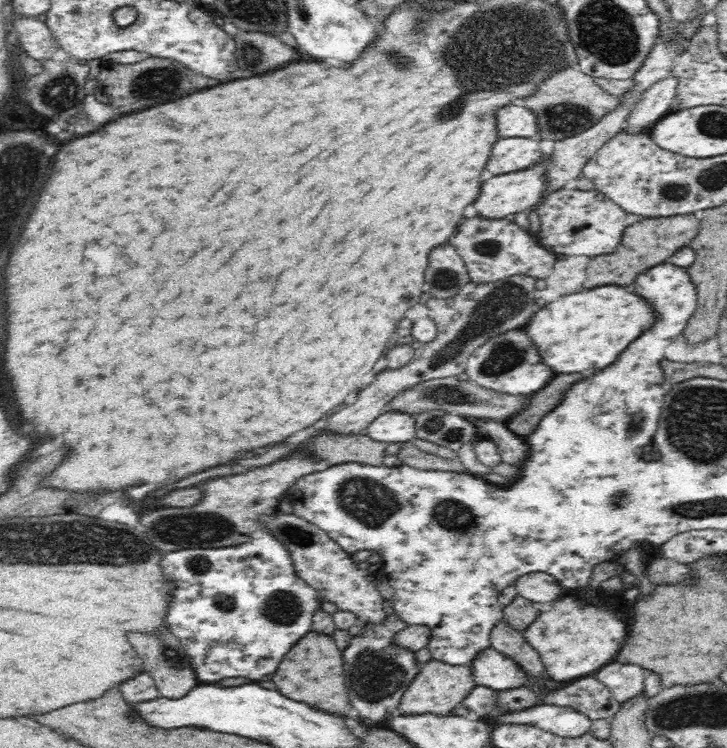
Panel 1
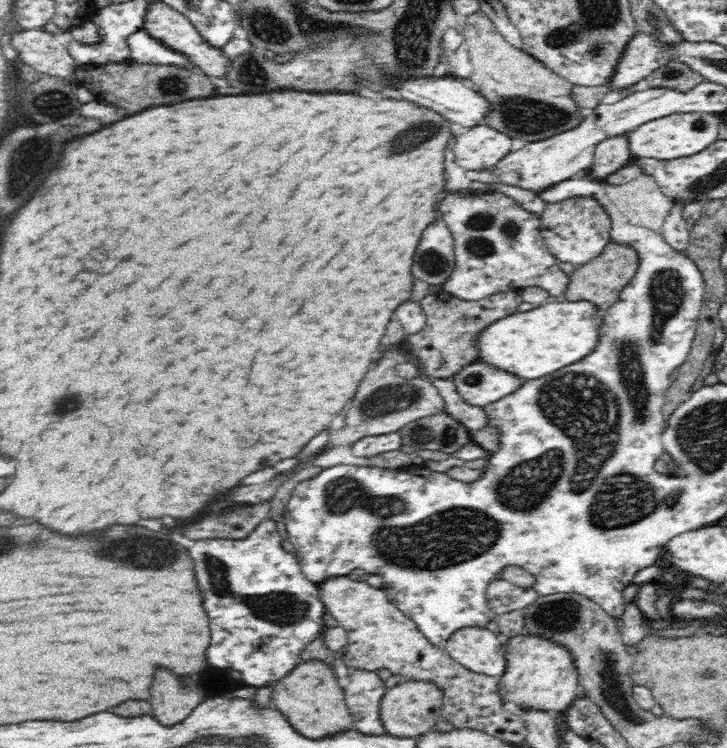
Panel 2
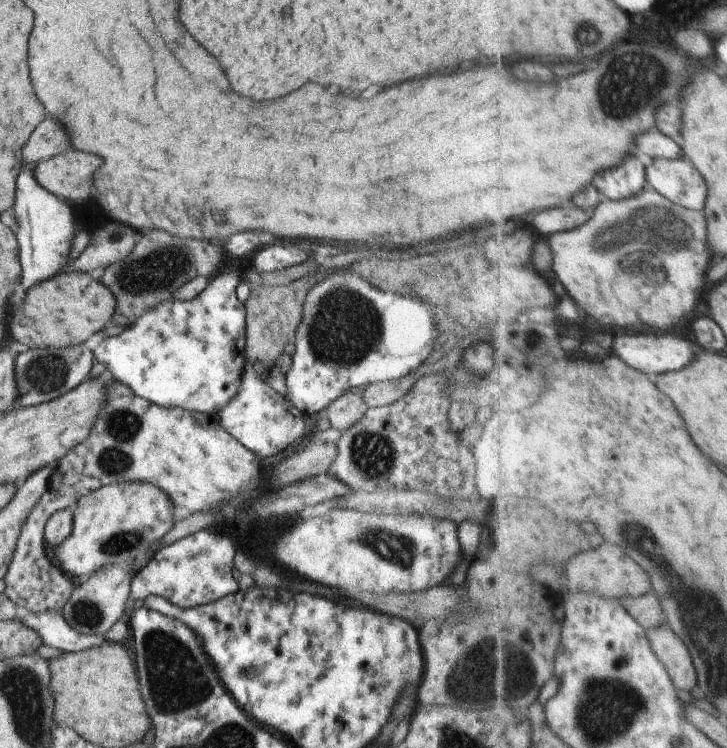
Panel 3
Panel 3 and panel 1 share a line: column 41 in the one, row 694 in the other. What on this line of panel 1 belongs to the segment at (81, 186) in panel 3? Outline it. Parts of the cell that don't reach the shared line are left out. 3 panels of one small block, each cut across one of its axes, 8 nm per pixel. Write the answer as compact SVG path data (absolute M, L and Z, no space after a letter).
M162 628L158 632L134 632L128 634L130 644L134 646L134 650L138 652L138 656L144 662L144 670L150 672L150 675L162 697L166 698L182 698L189 693L200 682L196 678L190 659L184 652L182 645L178 642L178 638L168 630Z

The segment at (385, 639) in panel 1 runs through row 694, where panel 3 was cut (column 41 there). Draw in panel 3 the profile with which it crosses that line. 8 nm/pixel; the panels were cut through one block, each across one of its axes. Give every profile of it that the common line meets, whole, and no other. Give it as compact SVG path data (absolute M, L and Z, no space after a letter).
M86 345L28 350L16 358L16 384L20 396L16 406L37 405L58 398L89 377L95 356Z

